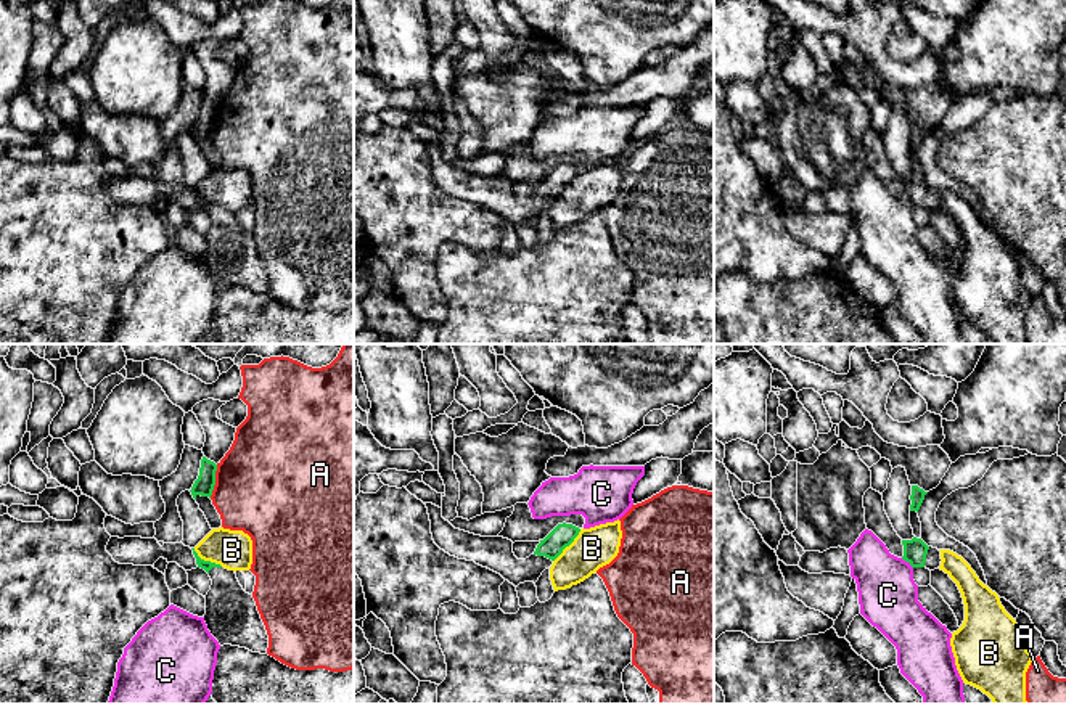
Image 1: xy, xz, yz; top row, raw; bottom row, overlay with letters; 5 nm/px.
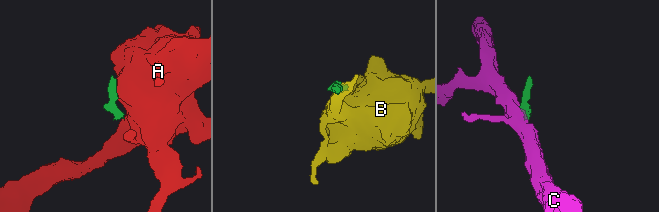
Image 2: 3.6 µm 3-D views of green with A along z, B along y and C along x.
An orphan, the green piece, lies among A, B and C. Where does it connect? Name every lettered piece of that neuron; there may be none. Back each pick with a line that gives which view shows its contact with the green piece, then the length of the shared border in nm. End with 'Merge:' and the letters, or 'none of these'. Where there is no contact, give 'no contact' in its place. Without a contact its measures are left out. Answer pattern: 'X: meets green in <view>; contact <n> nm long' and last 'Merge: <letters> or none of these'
Merge: none of these

